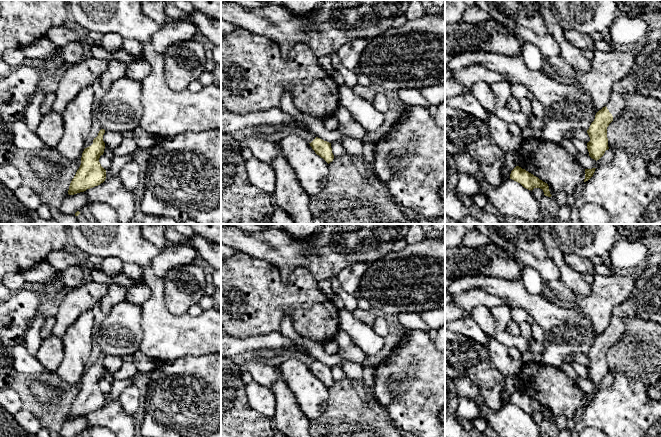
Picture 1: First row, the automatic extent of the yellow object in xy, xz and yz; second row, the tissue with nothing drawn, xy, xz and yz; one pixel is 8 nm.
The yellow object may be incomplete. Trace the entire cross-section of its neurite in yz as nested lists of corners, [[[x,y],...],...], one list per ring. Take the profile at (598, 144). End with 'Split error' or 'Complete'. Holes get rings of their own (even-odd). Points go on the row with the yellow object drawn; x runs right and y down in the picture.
[[[661,38],[643,47],[628,73],[615,82],[606,106],[596,113],[587,130],[589,156],[596,161],[609,149],[607,127],[623,111],[626,94],[642,94],[661,101]]]. Split error

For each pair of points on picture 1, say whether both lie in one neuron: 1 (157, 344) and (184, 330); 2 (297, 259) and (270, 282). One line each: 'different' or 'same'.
1: same
2: different

